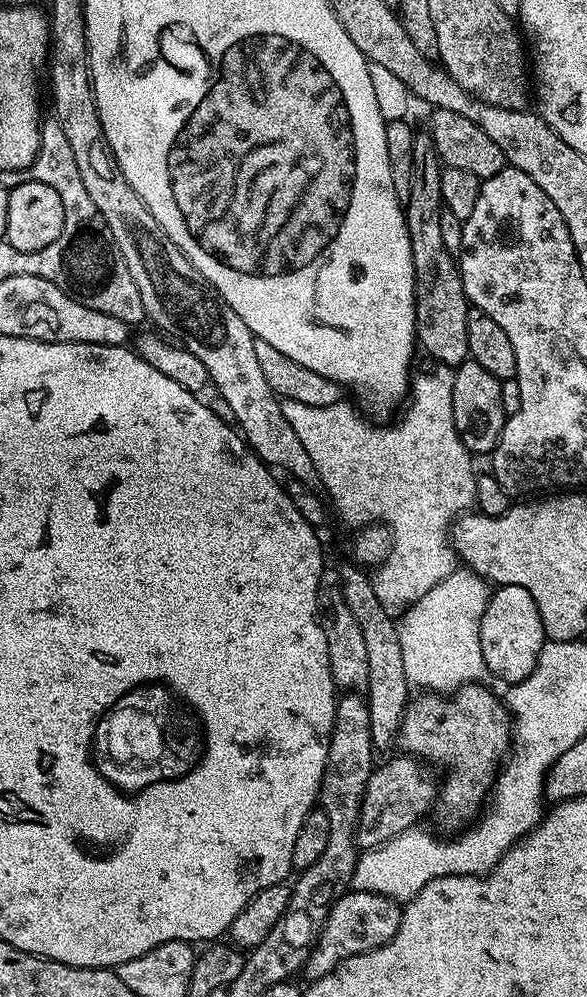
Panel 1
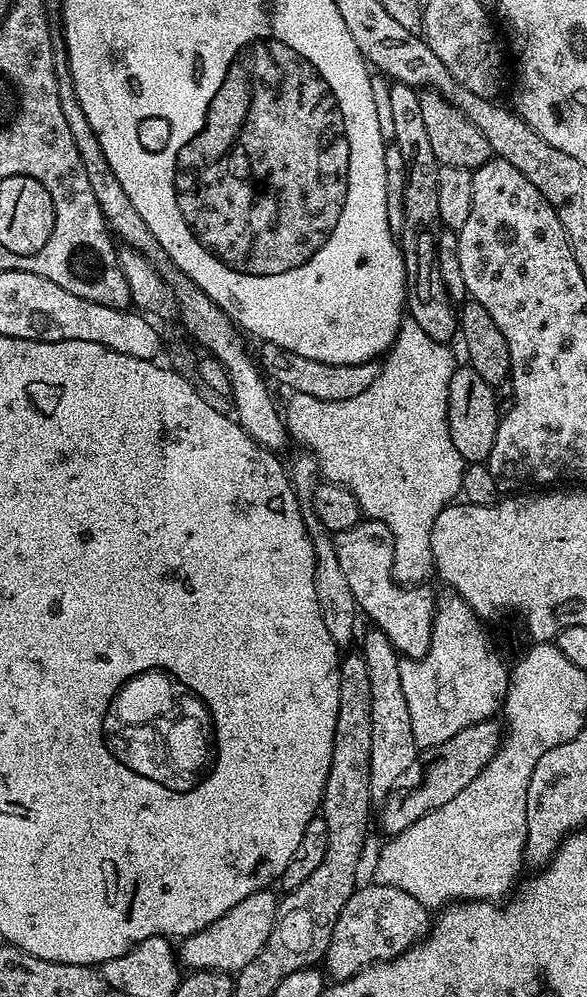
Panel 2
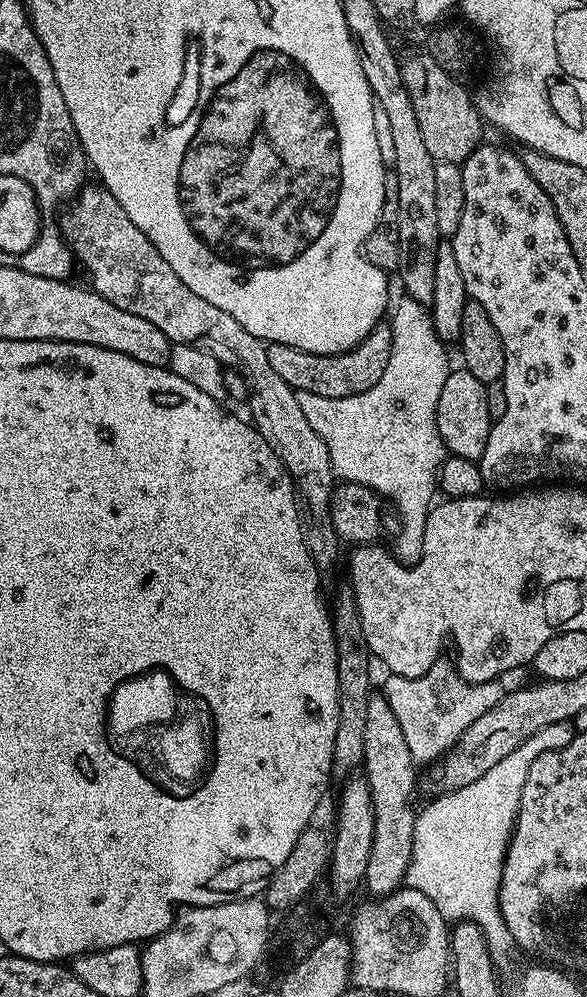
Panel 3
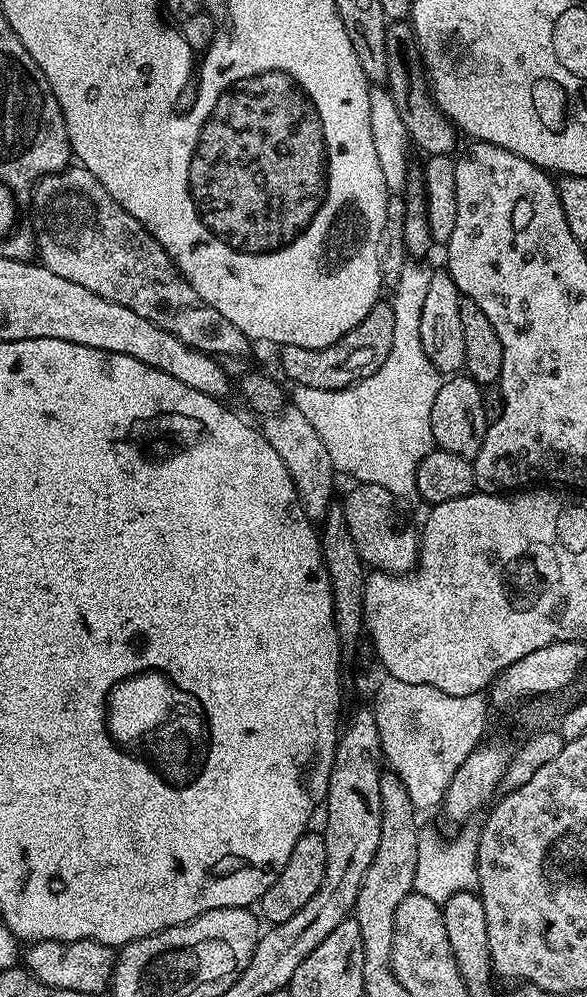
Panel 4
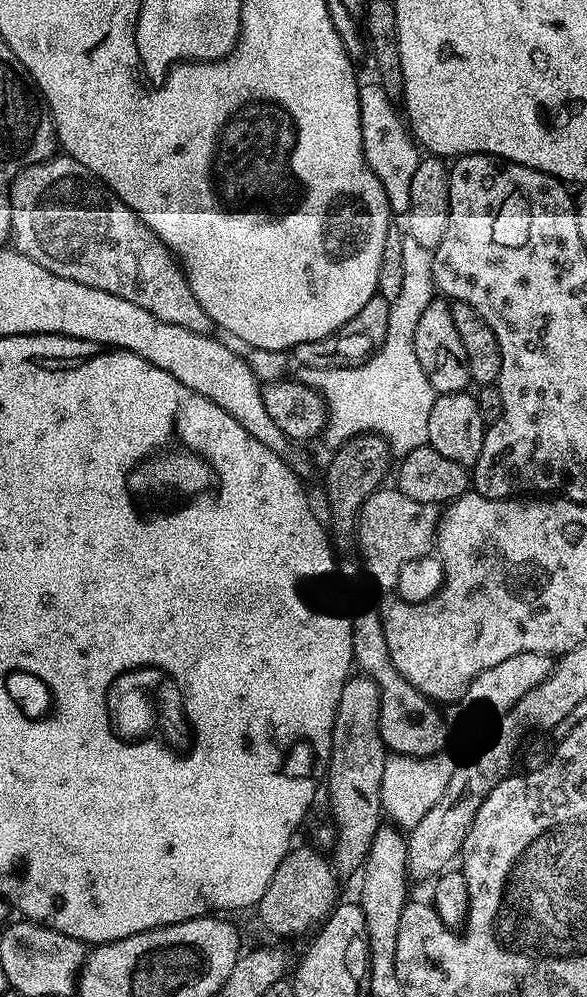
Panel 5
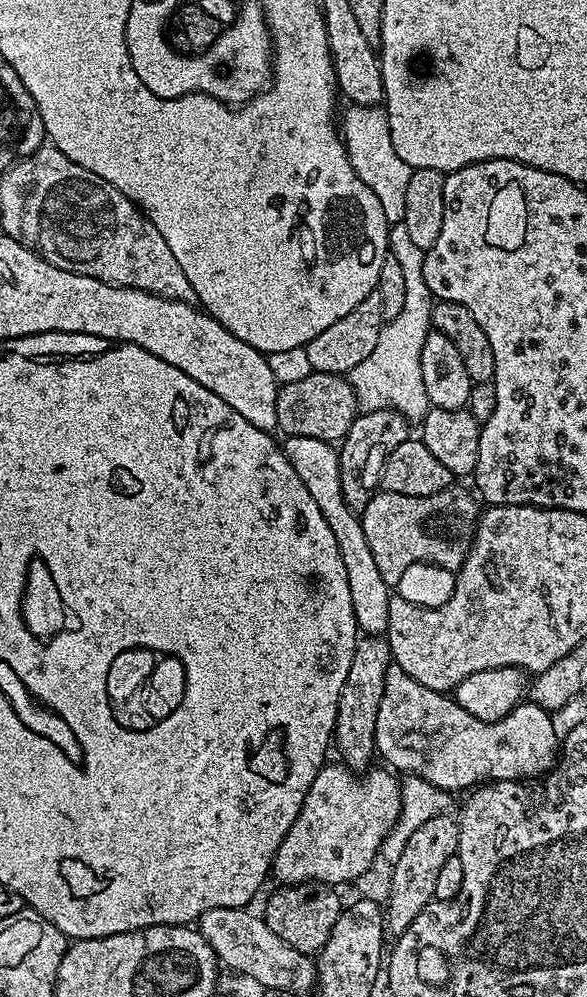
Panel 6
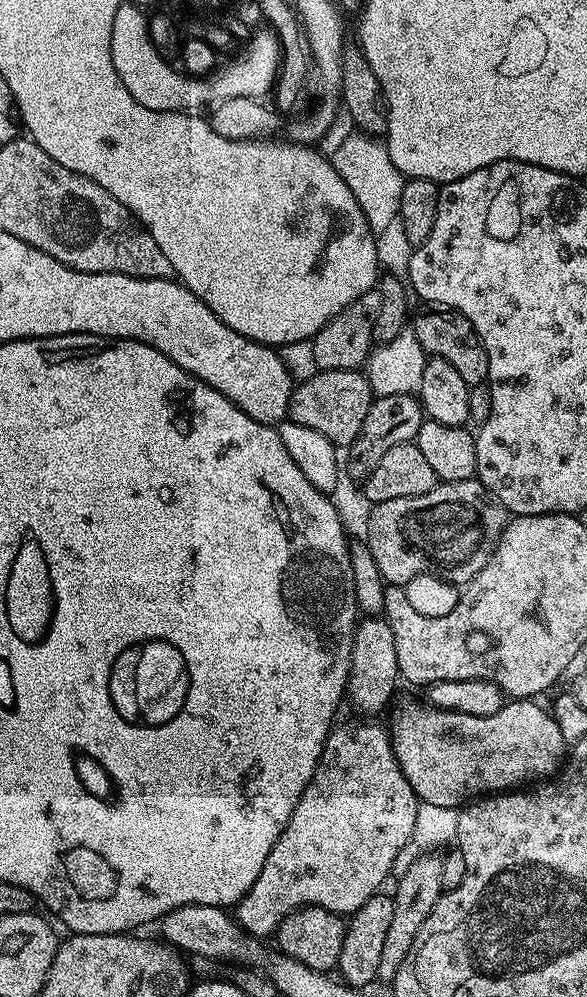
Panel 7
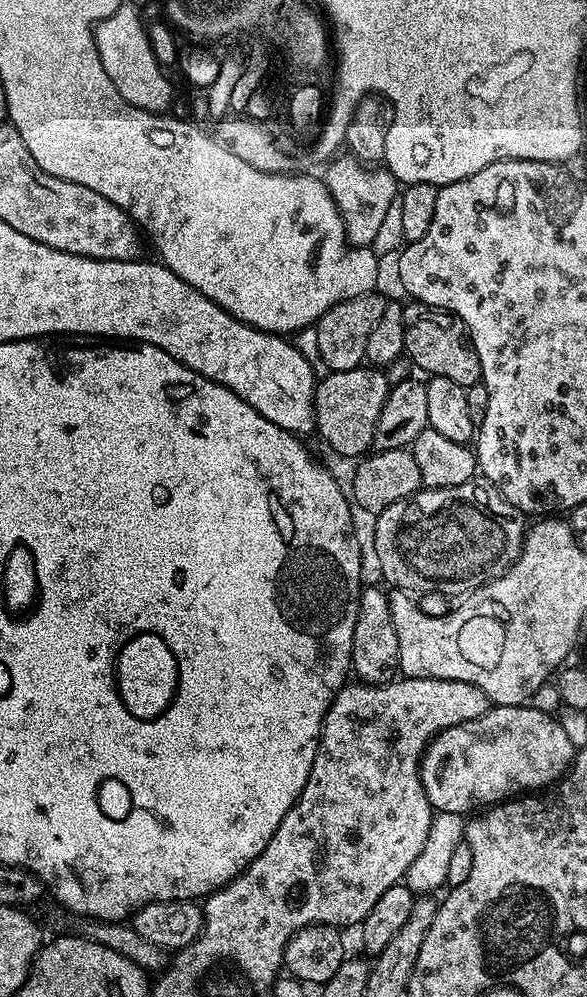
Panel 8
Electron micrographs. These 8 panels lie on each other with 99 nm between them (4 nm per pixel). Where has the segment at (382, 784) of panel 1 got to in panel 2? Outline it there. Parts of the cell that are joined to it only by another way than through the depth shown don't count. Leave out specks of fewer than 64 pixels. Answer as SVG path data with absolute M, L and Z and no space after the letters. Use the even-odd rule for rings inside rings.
M499 719L483 720L471 724L466 730L454 734L446 742L427 753L428 769L424 777L413 788L397 787L389 792L386 799L379 805L380 828L385 832L385 837L391 838L398 835L406 826L414 826L418 818L438 810L438 806L446 806L450 798L454 798L465 786L470 786L478 774L482 774L482 766L494 758L494 754L502 743L502 724Z

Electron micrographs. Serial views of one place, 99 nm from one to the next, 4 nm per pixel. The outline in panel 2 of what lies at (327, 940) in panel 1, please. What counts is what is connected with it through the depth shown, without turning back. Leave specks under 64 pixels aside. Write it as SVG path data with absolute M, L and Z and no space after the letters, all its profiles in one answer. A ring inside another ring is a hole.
M369 882L368 885L357 887L351 898L342 906L342 914L338 914L338 922L334 922L334 934L330 938L330 946L322 961L322 968L333 981L349 980L369 964L387 962L400 956L407 948L411 948L417 940L428 935L430 931L430 912L406 890L398 890L394 886L386 886Z

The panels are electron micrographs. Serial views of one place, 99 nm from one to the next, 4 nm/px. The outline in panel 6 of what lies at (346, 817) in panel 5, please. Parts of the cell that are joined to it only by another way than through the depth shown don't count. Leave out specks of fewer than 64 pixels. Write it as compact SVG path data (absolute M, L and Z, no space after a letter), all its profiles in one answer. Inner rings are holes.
M364 634L357 639L354 658L350 658L350 671L346 673L346 682L342 682L342 694L338 698L334 733L334 748L340 751L339 759L353 770L367 769L377 755L378 706L382 706L382 686L386 686L386 670L392 663L392 651L384 636Z

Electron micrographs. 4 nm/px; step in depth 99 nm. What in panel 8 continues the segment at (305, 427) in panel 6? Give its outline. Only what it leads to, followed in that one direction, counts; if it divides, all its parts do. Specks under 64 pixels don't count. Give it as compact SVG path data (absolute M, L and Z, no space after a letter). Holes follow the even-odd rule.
M376 366L329 372L317 383L316 395L310 401L310 408L316 411L316 428L321 438L340 456L363 457L372 448L374 430L389 387L387 375Z

